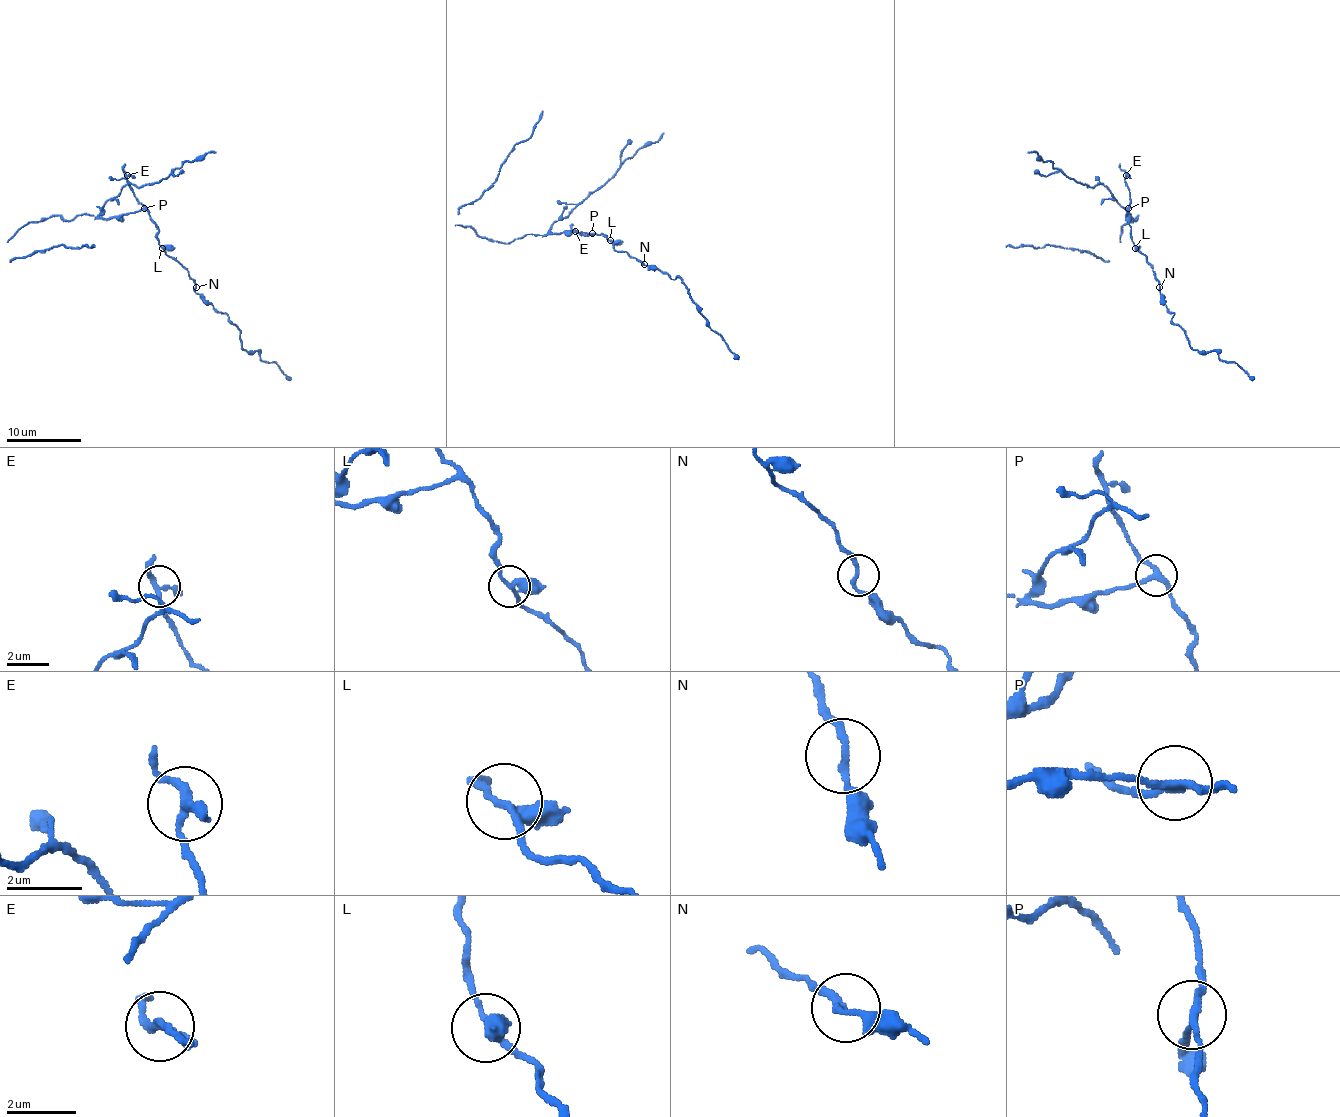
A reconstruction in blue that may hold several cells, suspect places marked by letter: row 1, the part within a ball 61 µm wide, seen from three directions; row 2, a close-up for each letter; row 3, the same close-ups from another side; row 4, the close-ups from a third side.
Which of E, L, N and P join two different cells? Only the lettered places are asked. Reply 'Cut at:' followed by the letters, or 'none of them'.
Cut at: P

